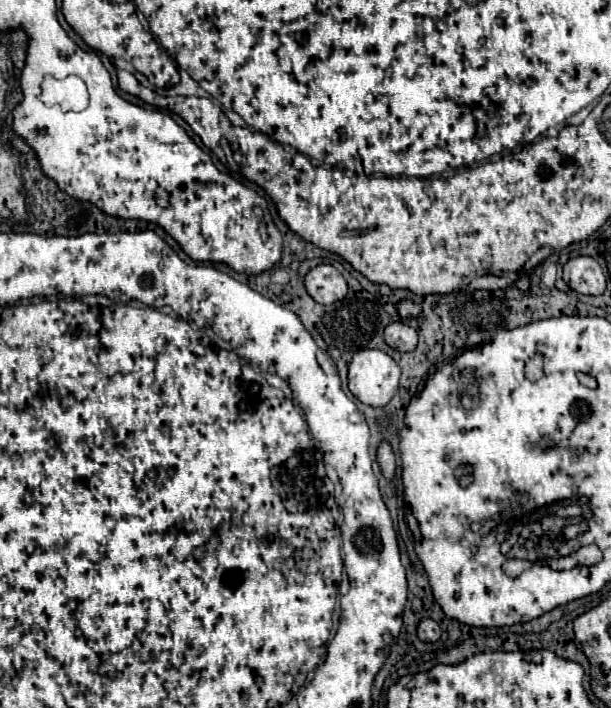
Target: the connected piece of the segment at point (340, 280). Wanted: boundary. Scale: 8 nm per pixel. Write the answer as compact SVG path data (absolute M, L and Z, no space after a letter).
M319 264L309 270L305 276L305 286L311 298L319 304L333 304L343 300L347 294L345 278L331 264Z

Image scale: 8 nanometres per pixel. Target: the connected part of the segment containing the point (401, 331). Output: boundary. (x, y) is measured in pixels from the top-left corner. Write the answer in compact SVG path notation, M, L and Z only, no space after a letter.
M393 322L385 328L385 342L399 352L409 352L417 346L417 332L405 322Z

